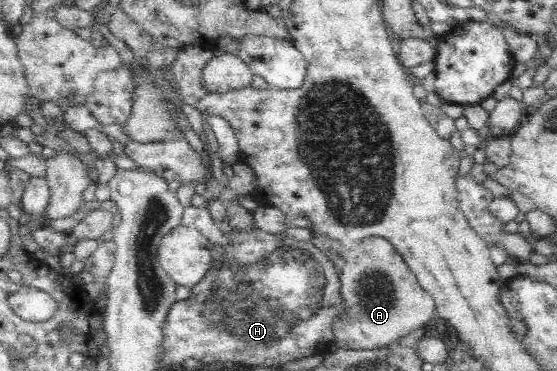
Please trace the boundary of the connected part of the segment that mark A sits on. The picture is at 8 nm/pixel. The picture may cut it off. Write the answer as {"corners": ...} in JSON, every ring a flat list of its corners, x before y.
{"corners":[[312,233,310,241,329,256,341,277,341,294,347,305,347,314,343,318,336,318,333,323,334,343,338,348,374,349,390,345,414,329,429,328,431,331,432,319,435,314,435,299,420,286,416,275,388,240,372,237,346,247,336,240]]}

